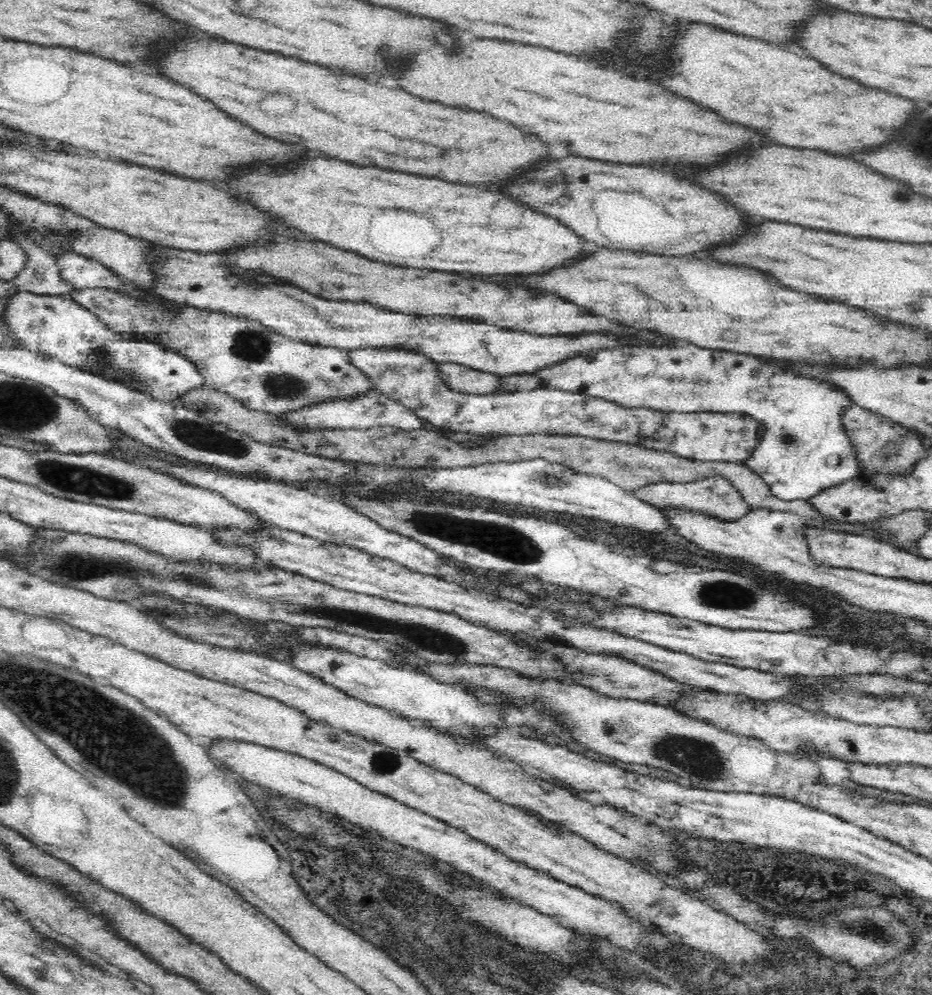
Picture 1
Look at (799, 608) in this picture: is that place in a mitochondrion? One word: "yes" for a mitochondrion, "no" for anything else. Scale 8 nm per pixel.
no

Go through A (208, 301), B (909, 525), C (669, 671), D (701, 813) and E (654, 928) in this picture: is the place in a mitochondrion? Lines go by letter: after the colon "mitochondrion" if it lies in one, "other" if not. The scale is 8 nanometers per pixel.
A: other
B: mitochondrion
C: other
D: other
E: other

